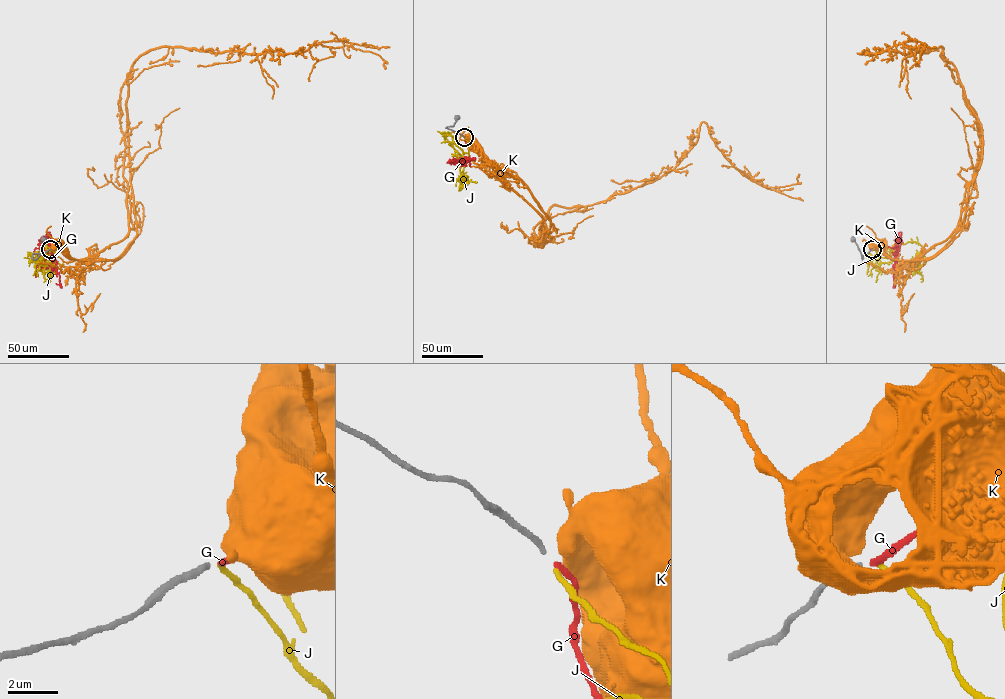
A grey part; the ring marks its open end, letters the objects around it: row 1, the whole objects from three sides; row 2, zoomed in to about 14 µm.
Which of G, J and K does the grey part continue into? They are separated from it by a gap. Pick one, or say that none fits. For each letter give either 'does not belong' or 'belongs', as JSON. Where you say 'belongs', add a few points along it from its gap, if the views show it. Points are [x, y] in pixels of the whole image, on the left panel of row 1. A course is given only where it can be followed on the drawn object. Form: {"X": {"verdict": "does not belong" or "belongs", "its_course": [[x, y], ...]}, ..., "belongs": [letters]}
{"G": {"verdict": "belongs", "its_course": [[50, 249], [56, 247], [49, 236], [46, 240], [62, 286]]}, "J": {"verdict": "does not belong"}, "K": {"verdict": "does not belong"}, "belongs": ["G"]}

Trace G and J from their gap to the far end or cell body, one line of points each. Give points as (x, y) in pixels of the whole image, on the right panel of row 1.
G: (873, 249), (898, 246), (898, 236), (901, 237), (894, 286)
J: (873, 249), (880, 257), (881, 248), (895, 250), (897, 242), (922, 246), (925, 263), (902, 278)

